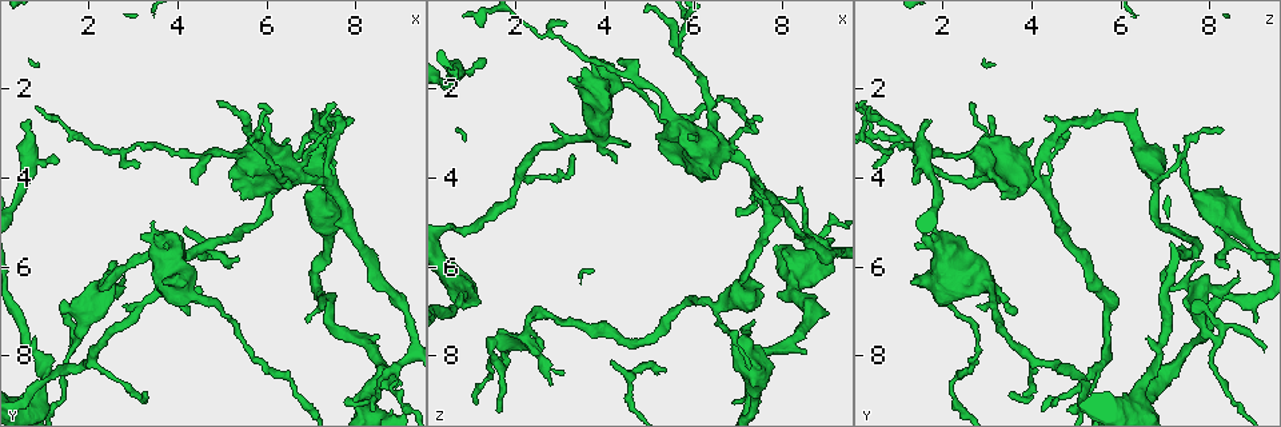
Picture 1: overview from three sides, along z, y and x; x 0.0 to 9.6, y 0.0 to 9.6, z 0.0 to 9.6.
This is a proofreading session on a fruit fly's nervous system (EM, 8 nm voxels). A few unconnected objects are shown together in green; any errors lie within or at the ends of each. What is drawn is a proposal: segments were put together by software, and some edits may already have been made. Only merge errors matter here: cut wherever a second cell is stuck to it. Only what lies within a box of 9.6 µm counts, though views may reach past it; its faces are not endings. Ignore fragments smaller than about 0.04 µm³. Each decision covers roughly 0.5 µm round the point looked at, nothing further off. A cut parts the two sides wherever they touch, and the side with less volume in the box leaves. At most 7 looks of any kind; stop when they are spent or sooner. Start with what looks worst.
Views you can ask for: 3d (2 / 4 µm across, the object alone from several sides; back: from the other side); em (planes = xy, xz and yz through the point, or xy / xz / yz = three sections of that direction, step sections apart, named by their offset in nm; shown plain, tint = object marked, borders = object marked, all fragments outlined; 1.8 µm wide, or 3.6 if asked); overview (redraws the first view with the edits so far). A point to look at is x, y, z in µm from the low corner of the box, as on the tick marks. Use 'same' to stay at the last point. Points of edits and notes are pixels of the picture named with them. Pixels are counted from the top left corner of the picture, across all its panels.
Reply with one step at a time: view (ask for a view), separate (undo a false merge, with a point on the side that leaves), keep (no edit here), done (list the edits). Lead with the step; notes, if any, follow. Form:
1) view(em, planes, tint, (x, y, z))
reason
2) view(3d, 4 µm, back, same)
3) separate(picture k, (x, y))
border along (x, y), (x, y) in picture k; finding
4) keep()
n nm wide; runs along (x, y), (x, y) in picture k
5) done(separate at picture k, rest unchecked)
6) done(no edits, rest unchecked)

view(3d, 4 µm, (7.35, 4.00, 4.10))

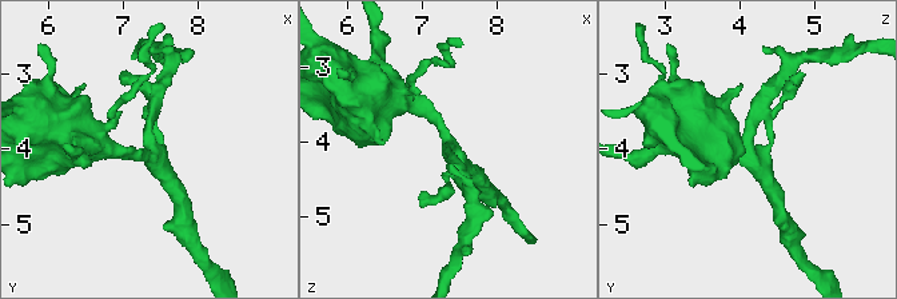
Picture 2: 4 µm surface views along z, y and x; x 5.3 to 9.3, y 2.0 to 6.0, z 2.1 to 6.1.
view(em, yz, step 8, tint, (7.35, 4.10, 4.05))
3 arms; arms of 180, 240, 260 nm; need the tissue

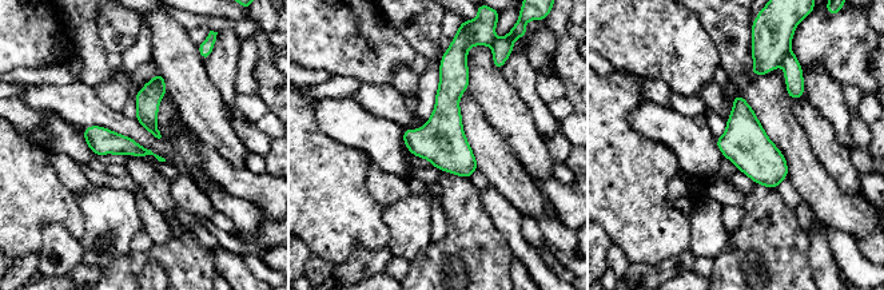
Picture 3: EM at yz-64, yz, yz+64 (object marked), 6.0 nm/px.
keep()
130 nm wide; one cell here

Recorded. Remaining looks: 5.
view(3d, 2 µm, (0.70, 3.90, 1.70))
thick turns thin

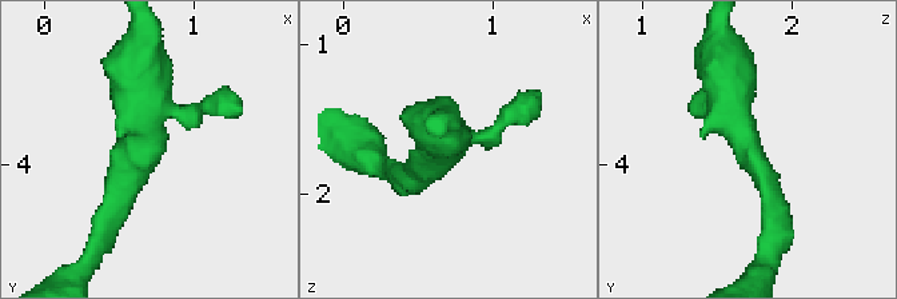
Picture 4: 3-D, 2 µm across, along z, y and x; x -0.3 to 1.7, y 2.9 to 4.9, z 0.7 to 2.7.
view(em, planes, tint, (0.64, 3.92, 1.72))
now the EM

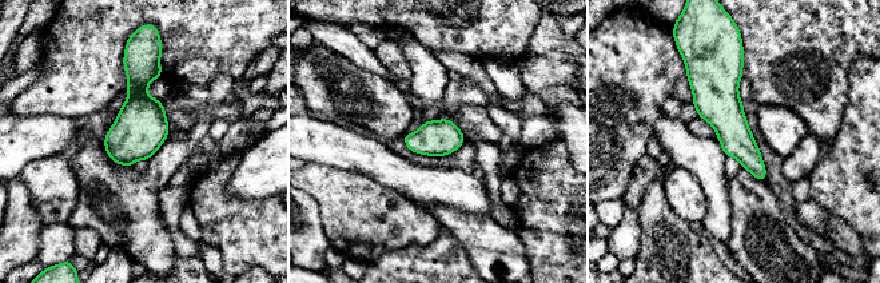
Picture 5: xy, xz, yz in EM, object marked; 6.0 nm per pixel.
keep()
220 nm wide; runs along (731, 59), (728, 120), (763, 176) in picture 5; continuous, no second cell

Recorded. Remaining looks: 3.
view(em, 3.6 µm, planes, plain, (7.20, 3.25, 6.40))
calibre changes

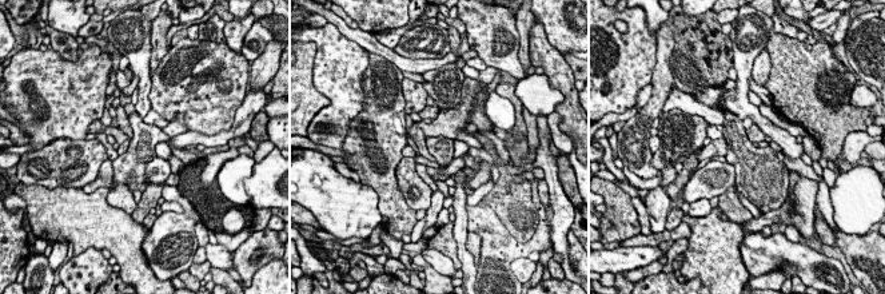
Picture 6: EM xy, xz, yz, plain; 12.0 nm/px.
view(em, 3.6 µm, planes, tint, same)
where the object lies

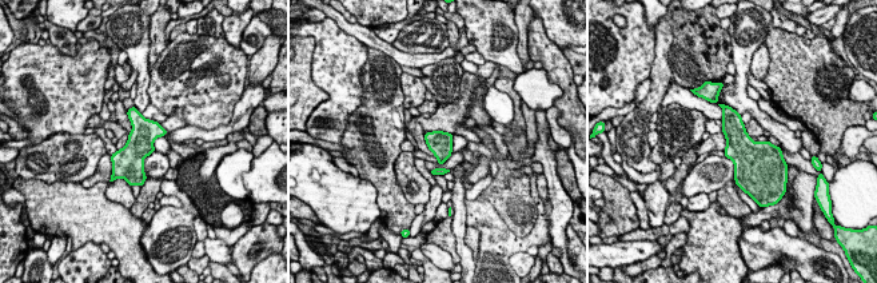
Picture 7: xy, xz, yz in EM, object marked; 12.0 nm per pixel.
keep()
continuous, no second cell

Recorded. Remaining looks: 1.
done(no edits, rest unchecked)

